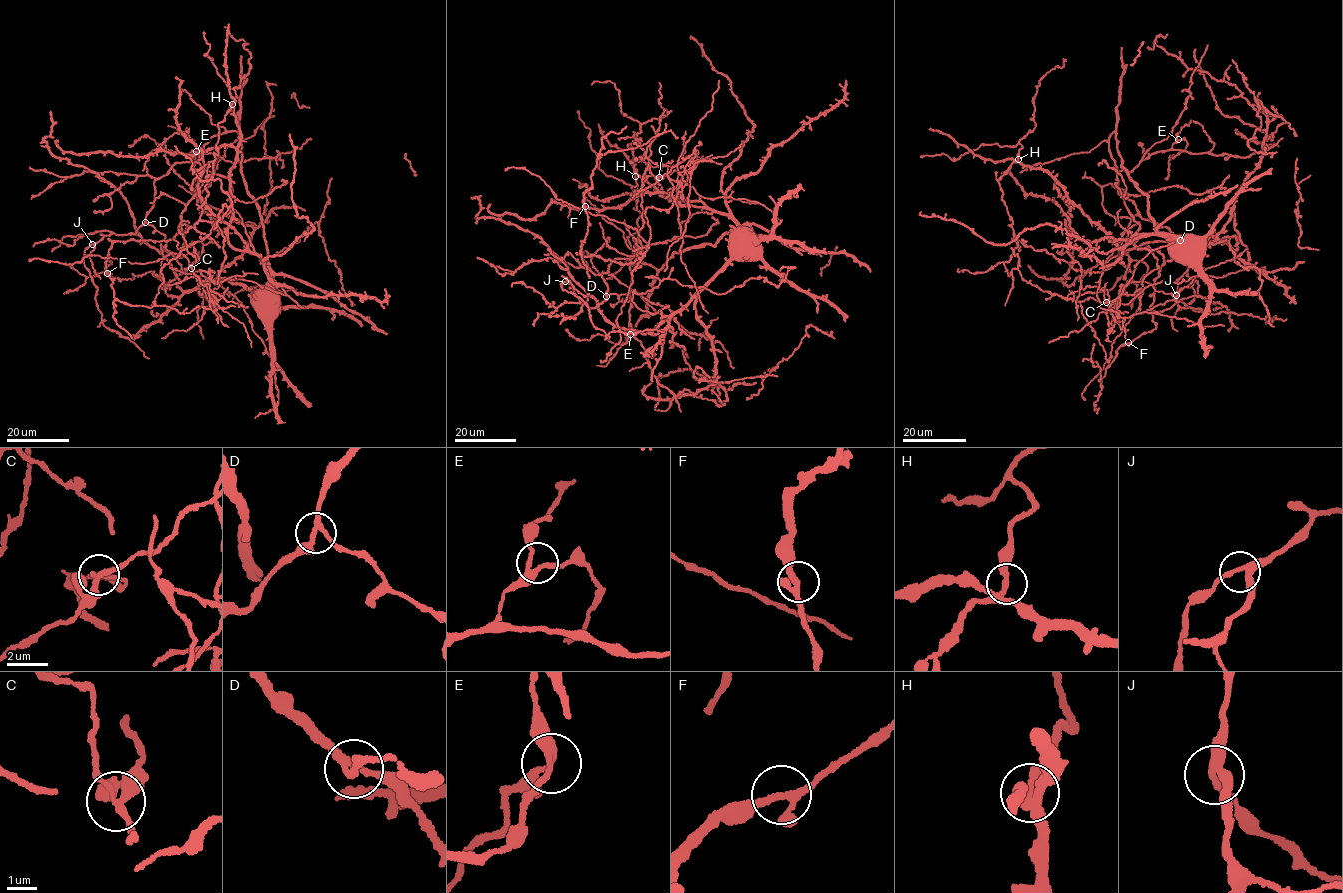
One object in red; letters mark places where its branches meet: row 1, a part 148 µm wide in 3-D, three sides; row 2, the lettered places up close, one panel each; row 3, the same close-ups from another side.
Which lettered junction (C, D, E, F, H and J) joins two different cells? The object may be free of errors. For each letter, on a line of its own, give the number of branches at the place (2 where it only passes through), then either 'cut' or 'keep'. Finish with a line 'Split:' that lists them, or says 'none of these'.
C: branches 3; cut
D: branches 3; keep
E: branches 3; keep
F: branches 3; keep
H: branches 3; keep
J: branches 3; keep
Split: C

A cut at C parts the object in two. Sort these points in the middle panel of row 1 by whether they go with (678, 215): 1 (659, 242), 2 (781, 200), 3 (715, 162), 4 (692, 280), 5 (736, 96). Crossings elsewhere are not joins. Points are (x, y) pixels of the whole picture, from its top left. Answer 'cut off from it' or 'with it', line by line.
1: cut off from it
2: cut off from it
3: with it
4: with it
5: cut off from it

